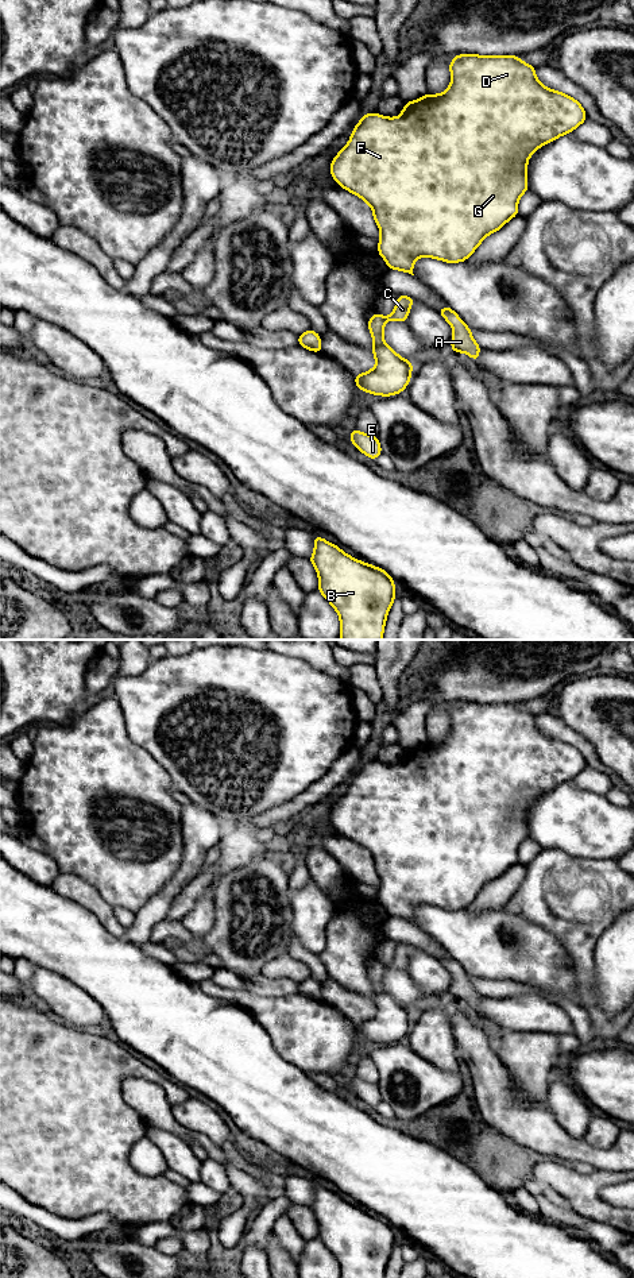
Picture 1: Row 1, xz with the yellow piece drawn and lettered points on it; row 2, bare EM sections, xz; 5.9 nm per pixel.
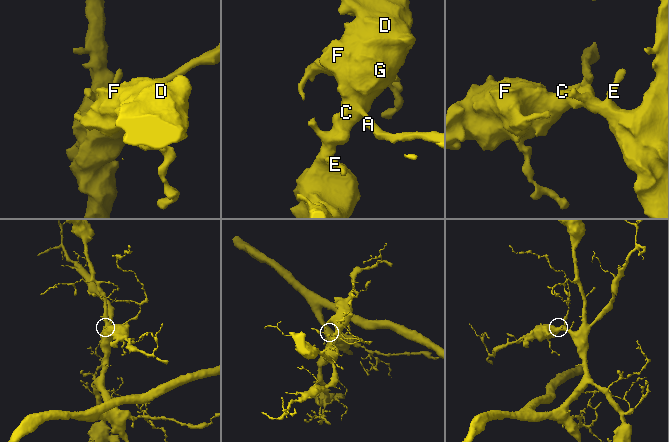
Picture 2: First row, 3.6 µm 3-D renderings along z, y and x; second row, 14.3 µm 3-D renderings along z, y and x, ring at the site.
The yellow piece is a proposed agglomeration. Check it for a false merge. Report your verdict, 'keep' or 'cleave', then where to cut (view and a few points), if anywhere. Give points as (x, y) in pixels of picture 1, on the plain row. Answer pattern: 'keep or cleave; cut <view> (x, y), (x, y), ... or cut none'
keep; cut none

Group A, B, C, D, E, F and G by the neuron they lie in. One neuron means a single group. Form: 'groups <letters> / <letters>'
groups A B C D E F G

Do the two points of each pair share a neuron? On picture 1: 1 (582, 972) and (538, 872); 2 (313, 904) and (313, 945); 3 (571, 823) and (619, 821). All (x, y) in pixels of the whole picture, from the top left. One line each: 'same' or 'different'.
1: same
2: same
3: same

